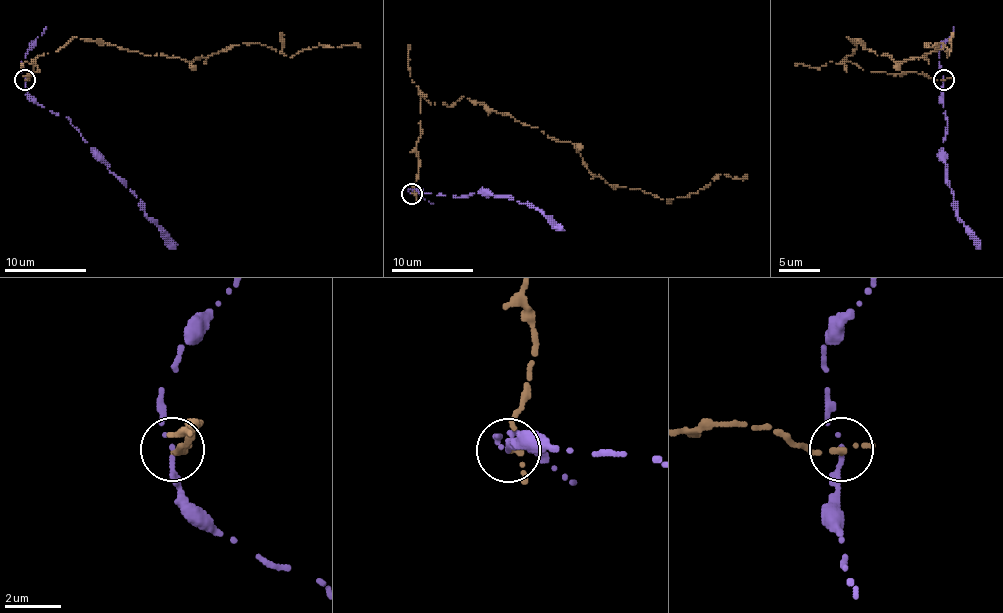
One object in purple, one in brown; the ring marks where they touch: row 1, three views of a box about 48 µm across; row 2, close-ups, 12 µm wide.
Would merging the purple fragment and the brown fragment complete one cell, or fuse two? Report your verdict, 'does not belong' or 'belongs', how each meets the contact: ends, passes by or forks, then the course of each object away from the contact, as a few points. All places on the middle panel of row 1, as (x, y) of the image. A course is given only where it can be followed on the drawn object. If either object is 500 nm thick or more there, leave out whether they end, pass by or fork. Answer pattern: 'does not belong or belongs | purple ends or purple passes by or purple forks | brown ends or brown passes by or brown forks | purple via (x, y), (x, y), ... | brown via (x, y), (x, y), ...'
does not belong | purple passes by | brown passes by | purple via (412, 193), (457, 197), (478, 193), (509, 195), (533, 205), (562, 228) | brown via (412, 193), (420, 98), (451, 107), (463, 96), (574, 146), (609, 185), (661, 199), (720, 174), (747, 174)

